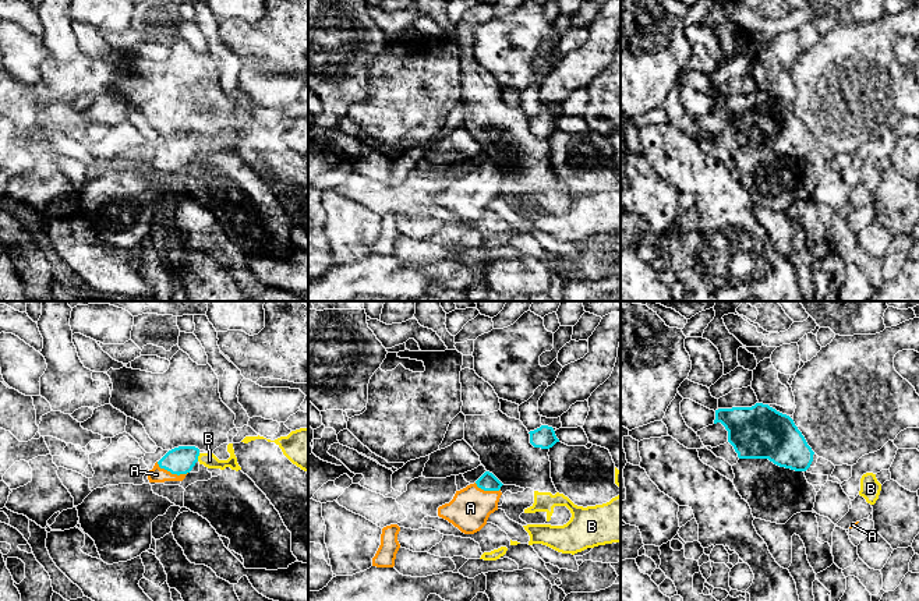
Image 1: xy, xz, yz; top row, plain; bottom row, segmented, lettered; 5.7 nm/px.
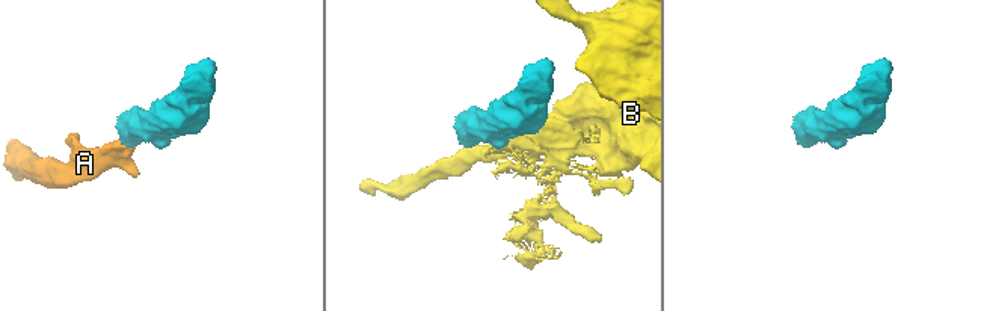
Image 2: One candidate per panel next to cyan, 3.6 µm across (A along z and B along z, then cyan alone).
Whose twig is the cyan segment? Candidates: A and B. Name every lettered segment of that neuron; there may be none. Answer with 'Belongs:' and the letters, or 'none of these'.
Belongs: A

